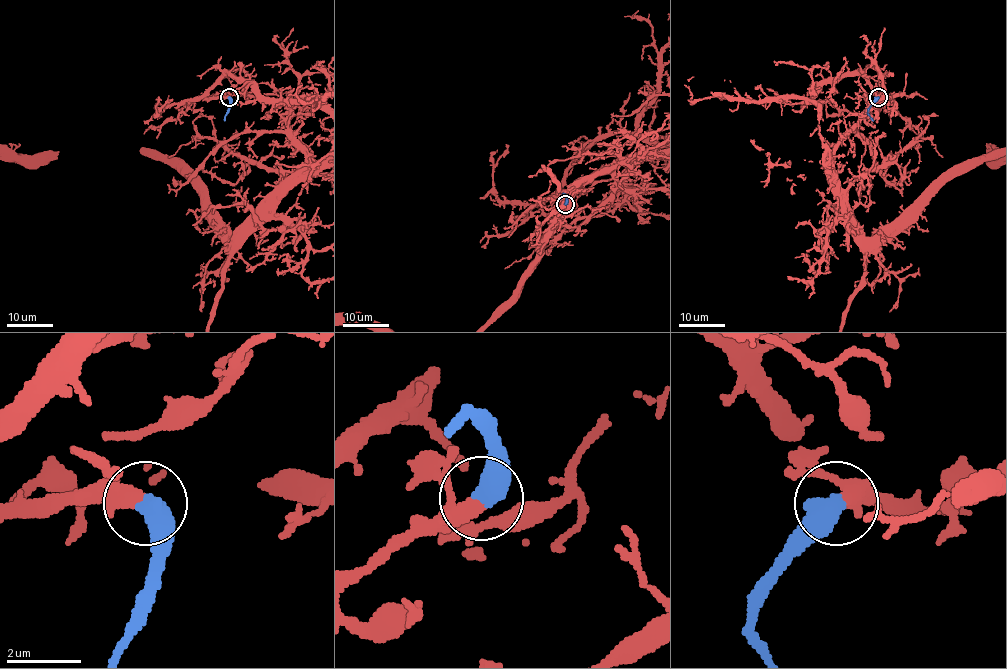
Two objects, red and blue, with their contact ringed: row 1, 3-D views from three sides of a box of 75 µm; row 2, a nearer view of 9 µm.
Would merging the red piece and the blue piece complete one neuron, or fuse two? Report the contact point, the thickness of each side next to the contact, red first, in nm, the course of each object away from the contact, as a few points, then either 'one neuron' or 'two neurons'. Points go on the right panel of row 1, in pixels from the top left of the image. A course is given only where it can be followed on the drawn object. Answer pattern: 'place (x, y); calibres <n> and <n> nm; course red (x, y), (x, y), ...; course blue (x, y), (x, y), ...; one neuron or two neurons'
place (878, 97); calibres 360 and 550 nm; course red (878, 97), (843, 75), (807, 100), (819, 111), (829, 186), (864, 252), (862, 288); course blue (878, 97), (869, 109), (873, 121); one neuron

